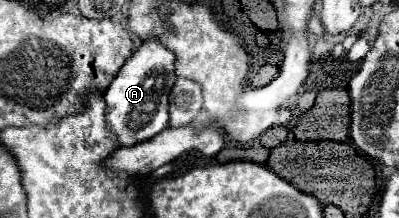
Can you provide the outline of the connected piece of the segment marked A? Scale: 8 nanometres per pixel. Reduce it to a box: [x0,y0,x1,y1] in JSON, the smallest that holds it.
[105,34,177,146]

